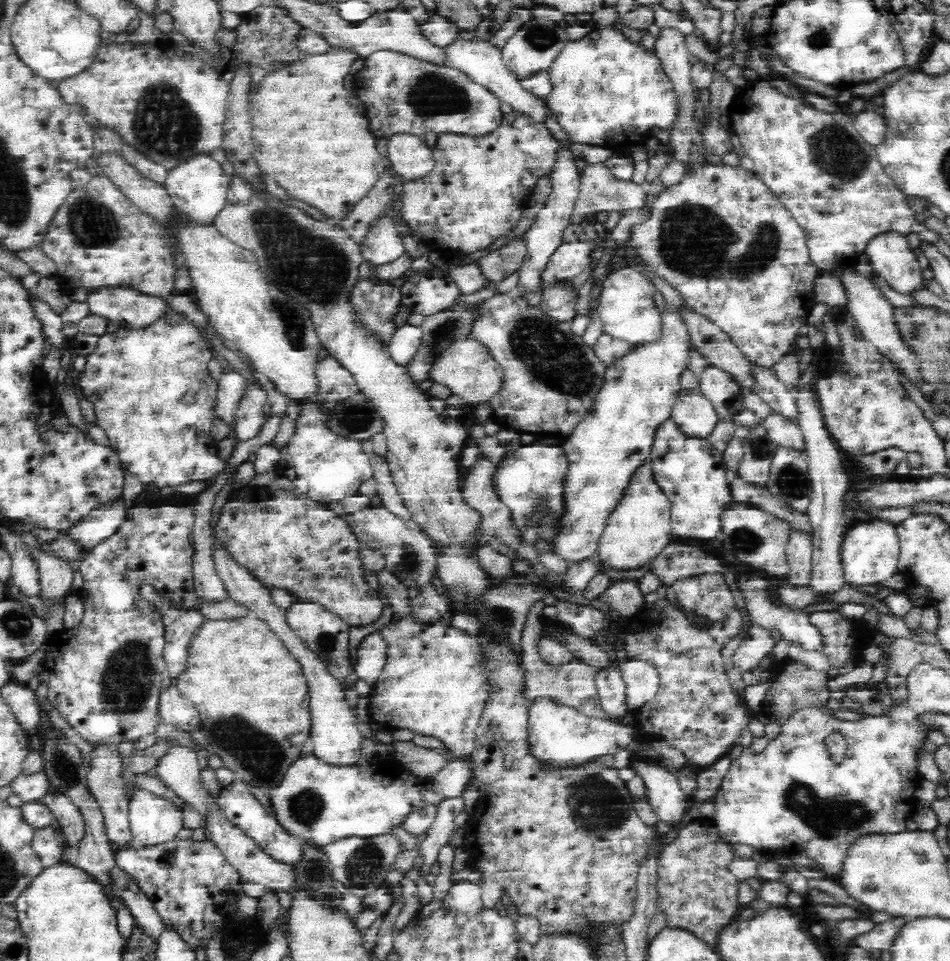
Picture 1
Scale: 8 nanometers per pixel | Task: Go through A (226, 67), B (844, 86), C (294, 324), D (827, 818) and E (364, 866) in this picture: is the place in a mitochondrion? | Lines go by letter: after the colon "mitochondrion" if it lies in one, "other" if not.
A: other
B: other
C: mitochondrion
D: mitochondrion
E: mitochondrion

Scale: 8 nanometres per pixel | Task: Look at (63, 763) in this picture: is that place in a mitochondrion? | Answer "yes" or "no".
yes

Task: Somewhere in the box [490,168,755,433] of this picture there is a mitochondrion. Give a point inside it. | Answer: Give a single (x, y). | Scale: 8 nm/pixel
(548, 352)

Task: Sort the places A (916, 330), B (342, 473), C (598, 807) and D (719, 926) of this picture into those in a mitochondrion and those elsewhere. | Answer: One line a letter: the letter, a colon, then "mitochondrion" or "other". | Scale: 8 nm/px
A: mitochondrion
B: other
C: mitochondrion
D: other

